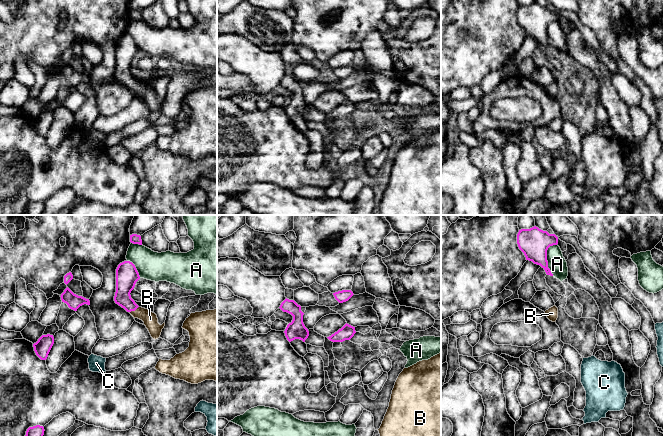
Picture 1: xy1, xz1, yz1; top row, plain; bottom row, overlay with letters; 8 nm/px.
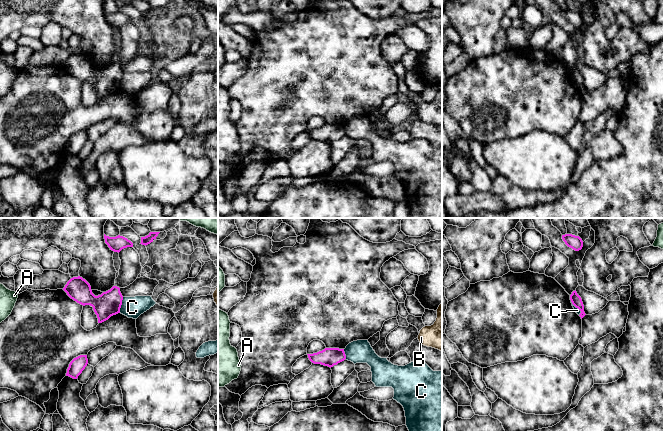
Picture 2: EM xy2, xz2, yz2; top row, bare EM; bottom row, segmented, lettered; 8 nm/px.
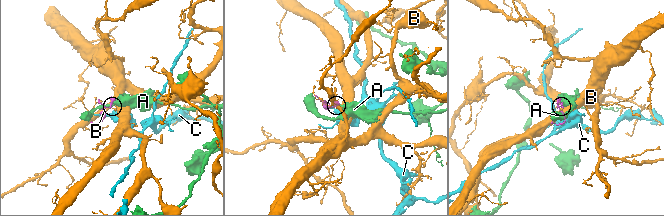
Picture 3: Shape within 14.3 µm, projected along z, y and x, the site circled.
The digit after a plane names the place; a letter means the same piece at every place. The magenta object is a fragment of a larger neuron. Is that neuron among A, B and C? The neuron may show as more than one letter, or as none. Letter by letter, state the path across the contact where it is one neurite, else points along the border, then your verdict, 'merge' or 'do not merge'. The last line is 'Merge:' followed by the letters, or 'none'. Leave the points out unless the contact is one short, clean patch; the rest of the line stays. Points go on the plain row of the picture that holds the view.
A: border yz1 (556, 20), (551, 21), (547, 26), (547, 43), (553, 51); do not merge
B: way xy1 (125, 56), (125, 77), (133, 86), (144, 90), (150, 95); merge
C: border xy2 (123, 73), (119, 88); do not merge
Merge: B

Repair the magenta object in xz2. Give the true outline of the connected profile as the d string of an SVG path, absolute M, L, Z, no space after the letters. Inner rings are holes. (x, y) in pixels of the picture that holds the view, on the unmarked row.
M325 124L317 129L307 131L312 139L321 140L330 144L346 135L344 125L339 124Z

